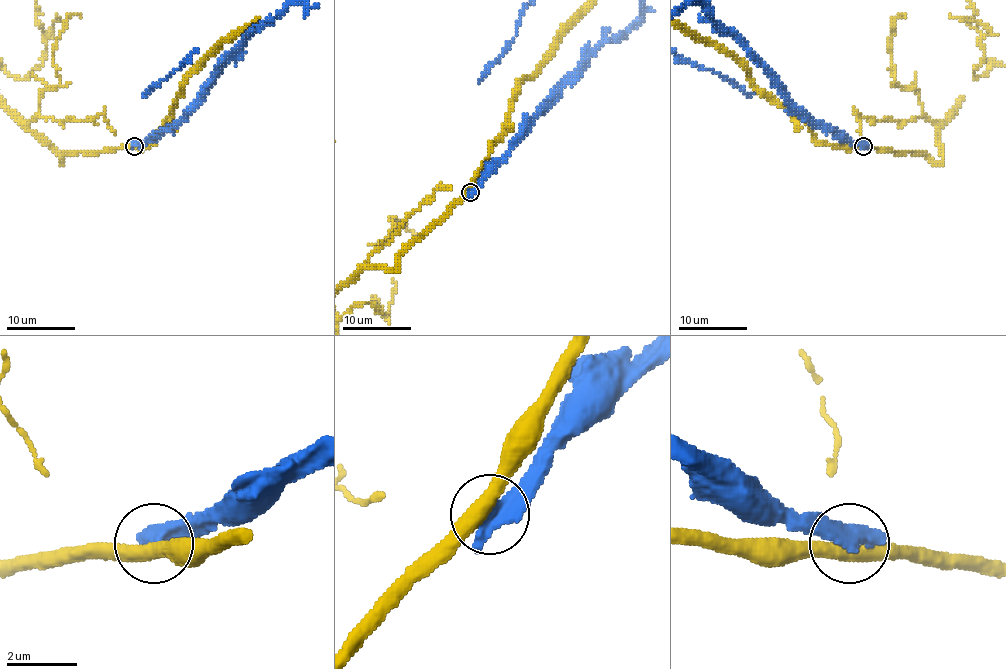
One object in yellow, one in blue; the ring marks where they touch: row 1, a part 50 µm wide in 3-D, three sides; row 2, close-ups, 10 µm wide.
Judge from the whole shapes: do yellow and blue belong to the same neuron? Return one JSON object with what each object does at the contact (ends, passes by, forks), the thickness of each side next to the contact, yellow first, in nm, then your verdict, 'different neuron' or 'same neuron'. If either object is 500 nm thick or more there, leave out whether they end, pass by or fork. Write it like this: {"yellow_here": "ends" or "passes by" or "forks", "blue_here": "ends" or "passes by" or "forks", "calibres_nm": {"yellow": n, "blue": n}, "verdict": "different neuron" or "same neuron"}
{"calibres_nm": {"yellow": 400, "blue": 550}, "verdict": "different neuron"}

